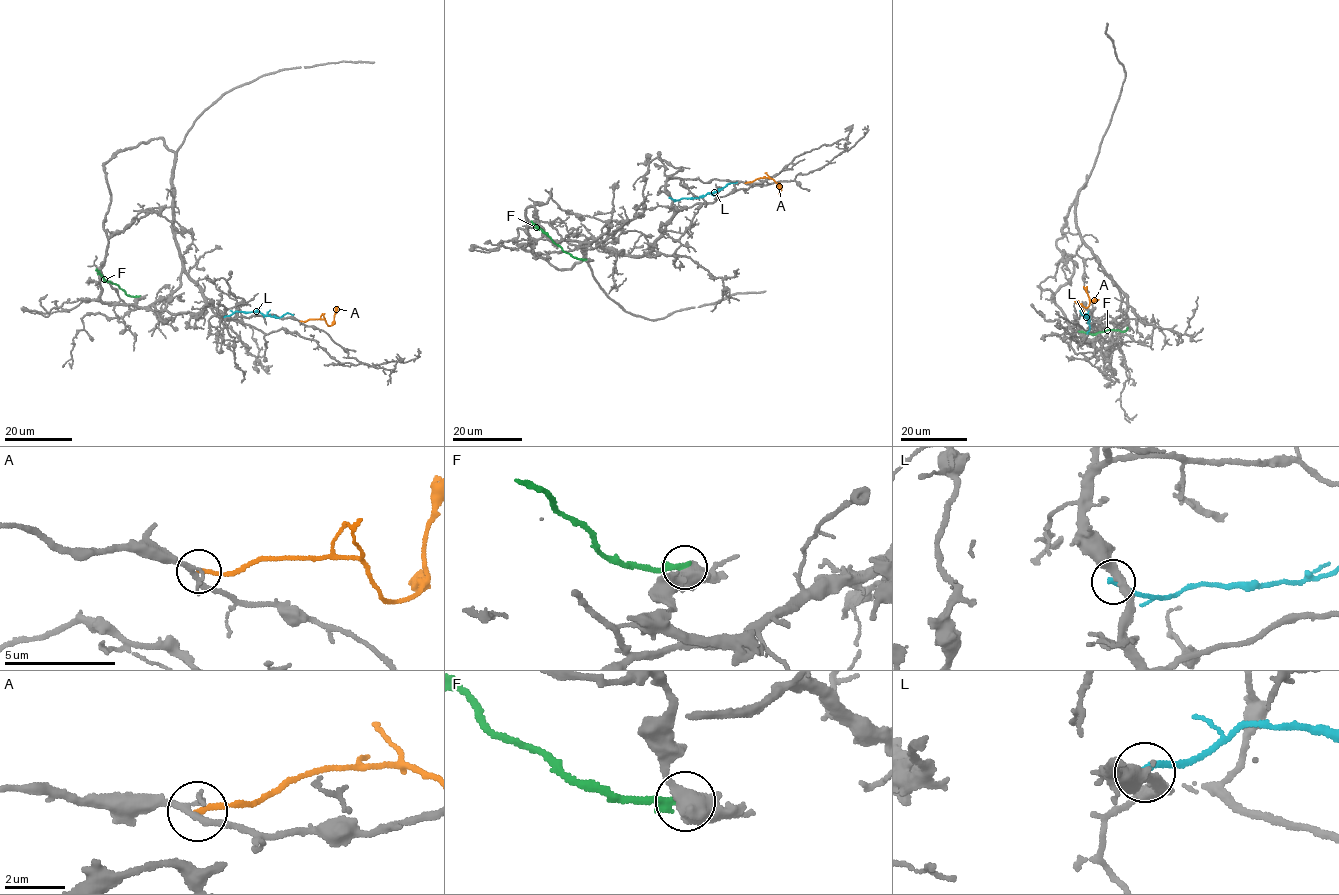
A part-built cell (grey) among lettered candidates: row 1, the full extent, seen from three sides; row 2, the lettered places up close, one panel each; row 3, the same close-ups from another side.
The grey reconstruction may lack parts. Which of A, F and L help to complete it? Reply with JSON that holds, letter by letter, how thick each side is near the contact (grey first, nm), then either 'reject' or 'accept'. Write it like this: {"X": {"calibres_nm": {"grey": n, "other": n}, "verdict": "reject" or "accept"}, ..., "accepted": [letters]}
{"A": {"calibres_nm": {"grey": 190, "other": 180}, "verdict": "reject"}, "F": {"calibres_nm": {"grey": 440, "other": 280}, "verdict": "reject"}, "L": {"calibres_nm": {"grey": 360, "other": 240}, "verdict": "reject"}, "accepted": []}

